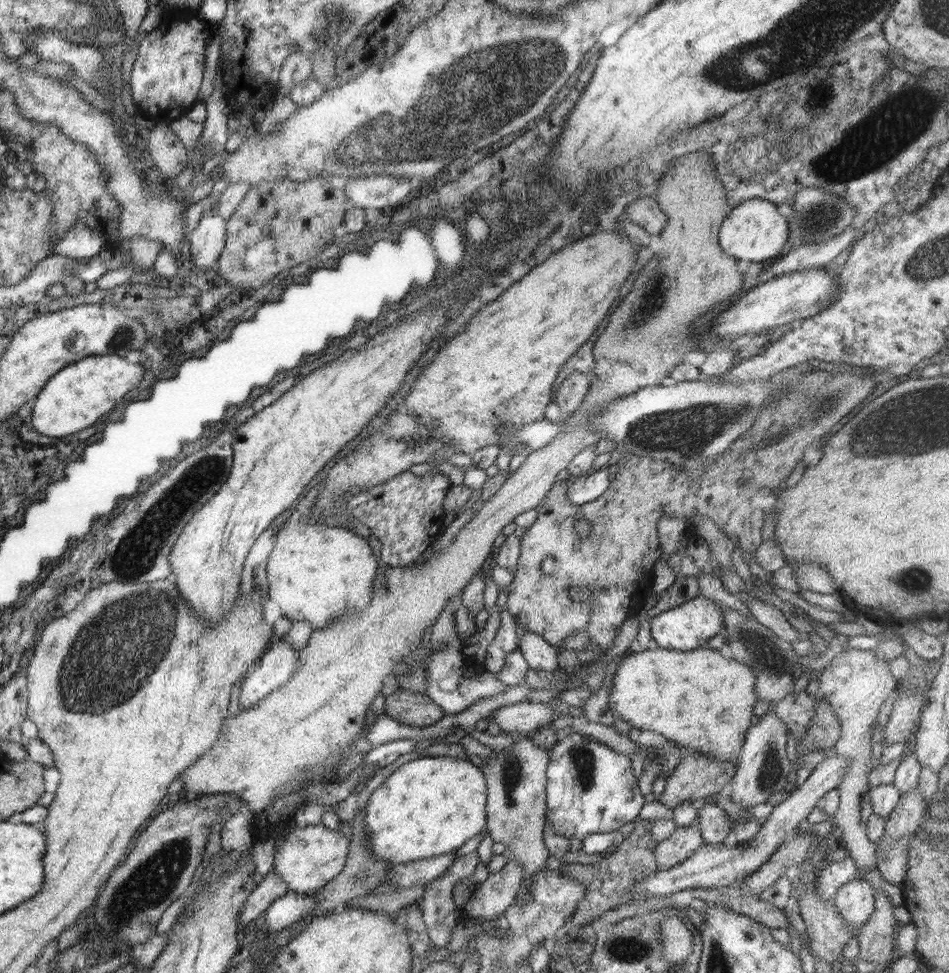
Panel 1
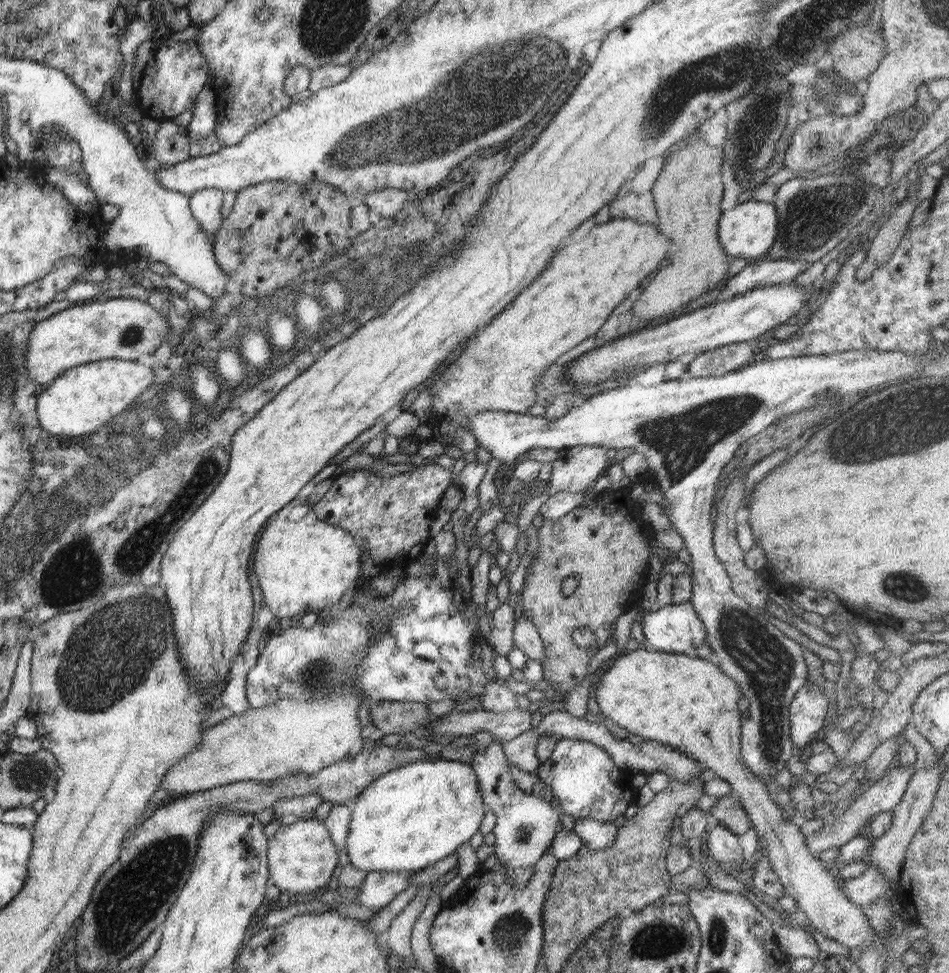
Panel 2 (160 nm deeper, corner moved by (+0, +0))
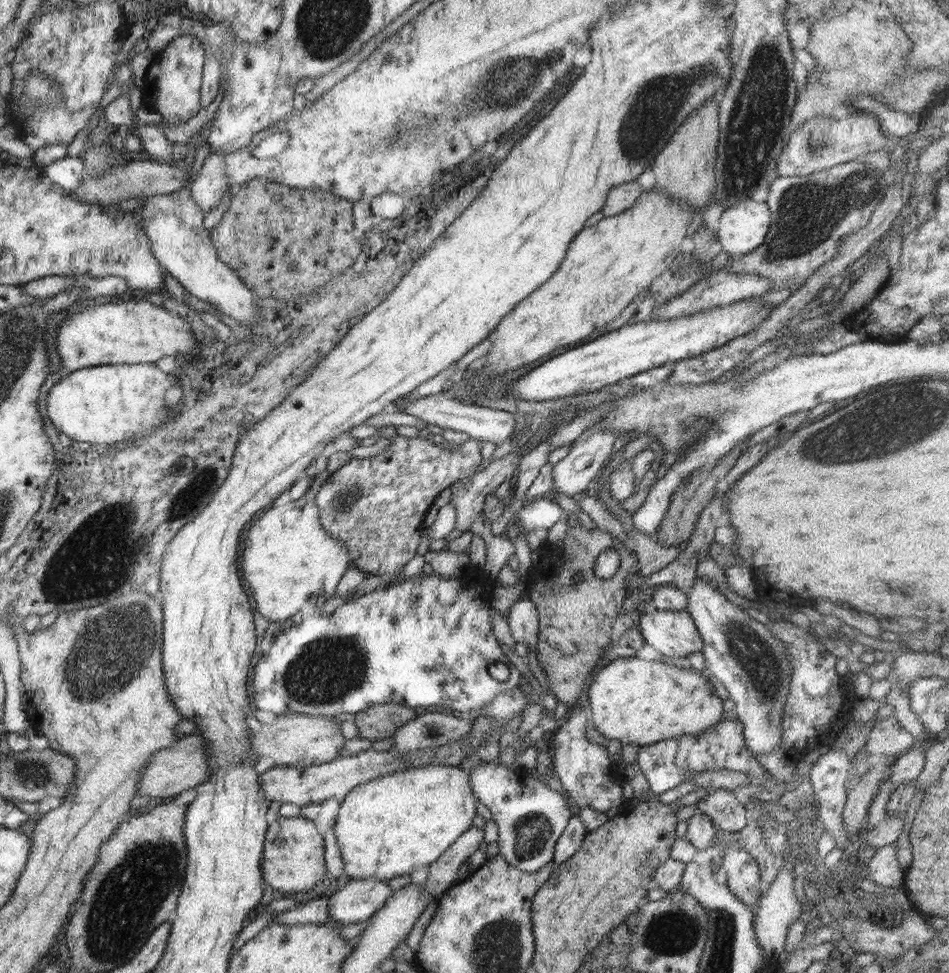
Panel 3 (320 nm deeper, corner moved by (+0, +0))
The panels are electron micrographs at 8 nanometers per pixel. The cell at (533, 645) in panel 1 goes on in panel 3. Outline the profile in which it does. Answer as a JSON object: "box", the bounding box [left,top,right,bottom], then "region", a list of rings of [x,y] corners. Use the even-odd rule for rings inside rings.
{"box":[507,597,539,650],"region":[[[526,597],[520,598],[510,609],[507,621],[514,640],[526,644],[533,650],[539,638],[539,616],[536,612],[536,604]]]}

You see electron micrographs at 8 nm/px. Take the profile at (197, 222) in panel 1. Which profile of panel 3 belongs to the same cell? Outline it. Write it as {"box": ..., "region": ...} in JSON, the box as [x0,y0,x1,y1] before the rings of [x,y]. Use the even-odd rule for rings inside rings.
{"box":[188,150,229,212],"region":[[[210,150],[206,162],[201,165],[197,174],[198,178],[188,189],[192,193],[193,200],[208,212],[223,200],[229,189],[222,154]]]}

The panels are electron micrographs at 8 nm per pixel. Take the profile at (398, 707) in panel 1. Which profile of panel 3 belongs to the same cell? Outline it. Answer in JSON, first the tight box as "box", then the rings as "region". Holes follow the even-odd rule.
{"box":[354,703,418,741],"region":[[[386,703],[372,705],[354,715],[354,724],[358,727],[360,738],[381,741],[393,738],[403,724],[414,720],[418,715],[414,707]]]}

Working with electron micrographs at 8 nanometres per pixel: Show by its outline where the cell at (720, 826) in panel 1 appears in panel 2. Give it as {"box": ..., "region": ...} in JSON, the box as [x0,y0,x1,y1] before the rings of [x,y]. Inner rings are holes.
{"box":[705,822,744,870],"region":[[[722,822],[706,834],[705,851],[720,861],[723,870],[735,868],[744,859],[738,835],[730,832]]]}

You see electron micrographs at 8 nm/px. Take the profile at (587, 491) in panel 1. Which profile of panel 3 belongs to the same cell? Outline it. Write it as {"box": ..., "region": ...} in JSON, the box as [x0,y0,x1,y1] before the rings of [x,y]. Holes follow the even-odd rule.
{"box":[516,497,566,531],"region":[[[542,497],[530,502],[522,507],[516,514],[516,526],[523,528],[524,530],[538,530],[543,531],[552,528],[563,516],[565,516],[566,510],[562,509],[556,501],[551,497]]]}

